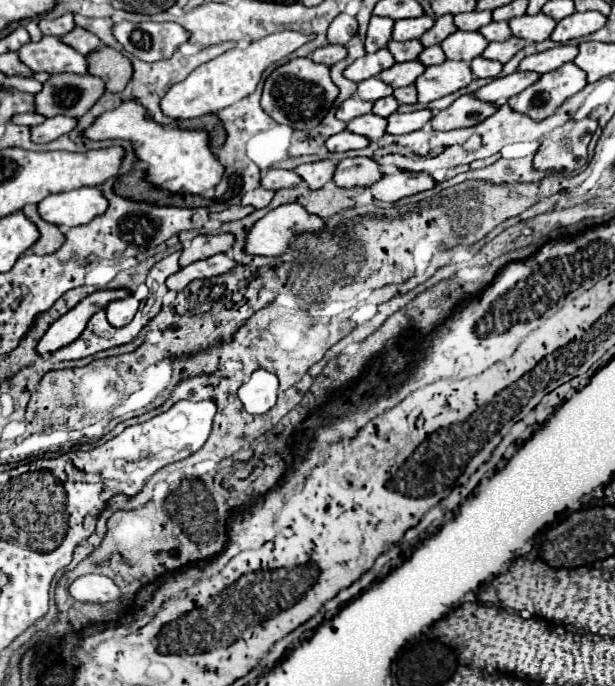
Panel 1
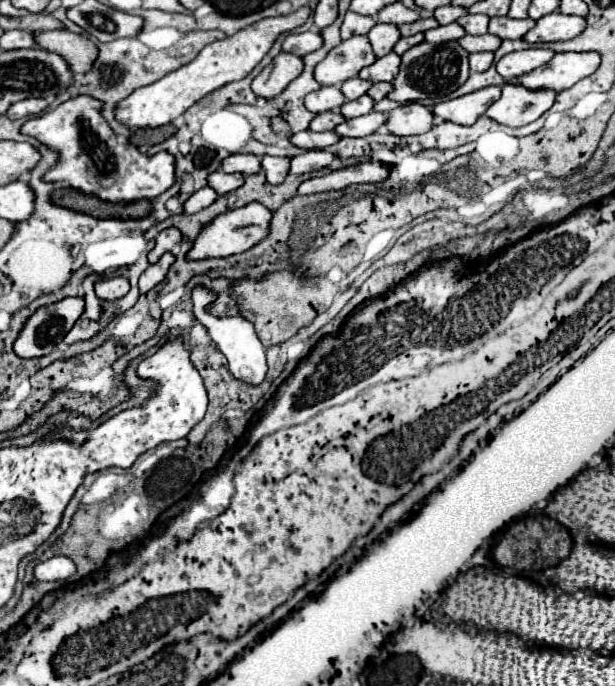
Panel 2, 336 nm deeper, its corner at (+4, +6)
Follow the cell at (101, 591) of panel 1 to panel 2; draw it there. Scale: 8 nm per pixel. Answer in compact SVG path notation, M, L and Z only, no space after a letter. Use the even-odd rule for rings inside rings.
M53 556L47 562L41 562L35 566L35 578L41 582L55 582L55 580L67 580L77 572L77 566L67 556Z

